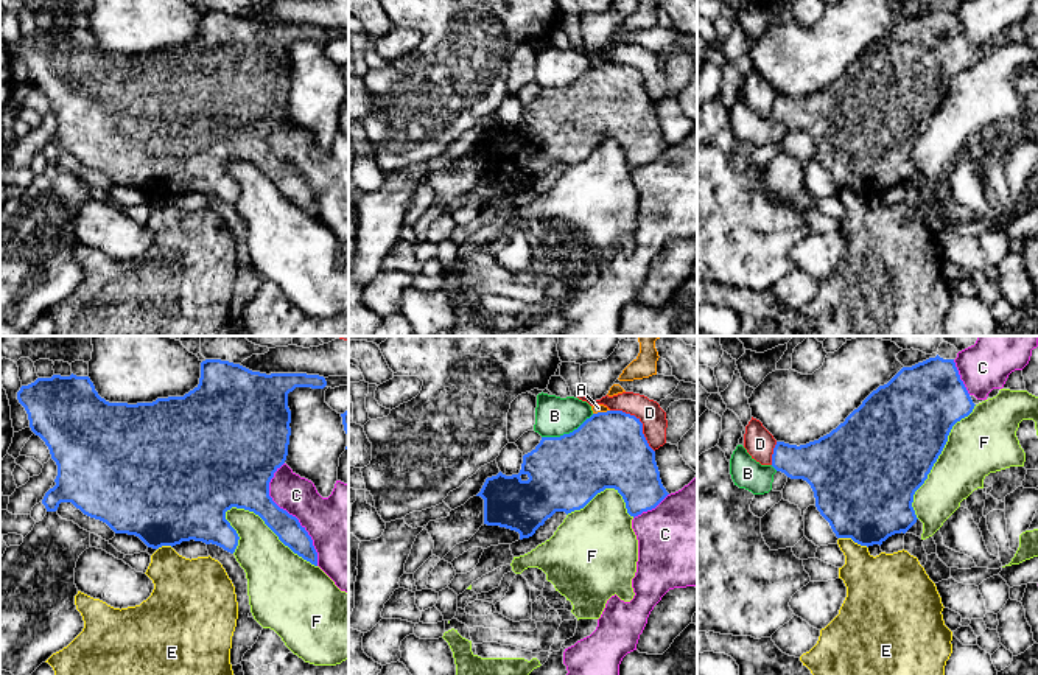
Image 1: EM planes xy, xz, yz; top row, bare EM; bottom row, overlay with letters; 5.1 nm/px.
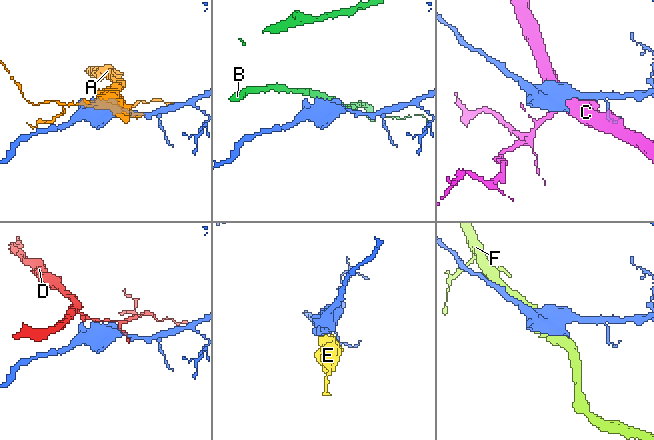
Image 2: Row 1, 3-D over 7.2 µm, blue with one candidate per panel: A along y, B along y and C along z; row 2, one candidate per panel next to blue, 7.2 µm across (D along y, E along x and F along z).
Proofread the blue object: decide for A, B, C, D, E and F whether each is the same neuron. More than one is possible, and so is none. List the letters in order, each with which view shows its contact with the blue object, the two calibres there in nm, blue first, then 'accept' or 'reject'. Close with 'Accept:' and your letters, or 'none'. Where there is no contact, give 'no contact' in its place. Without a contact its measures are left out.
A: xz | 400/50 nm | reject
B: xz | 400/200 nm | reject
C: xy | 220/280 nm | reject
D: xz | 400/130 nm | reject
E: yz | 480/280 nm | reject
F: xy | 240/300 nm | reject
Accept: none

